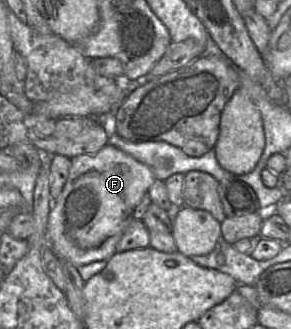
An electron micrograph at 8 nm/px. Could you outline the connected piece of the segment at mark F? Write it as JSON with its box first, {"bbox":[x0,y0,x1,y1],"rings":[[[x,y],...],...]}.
{"bbox":[47,144,156,267],"rings":[[[106,144],[95,154],[82,154],[70,159],[69,176],[60,197],[54,200],[51,207],[47,232],[49,244],[58,258],[79,267],[95,261],[109,260],[116,253],[117,243],[134,219],[134,209],[156,178],[149,166],[113,145]]]}

